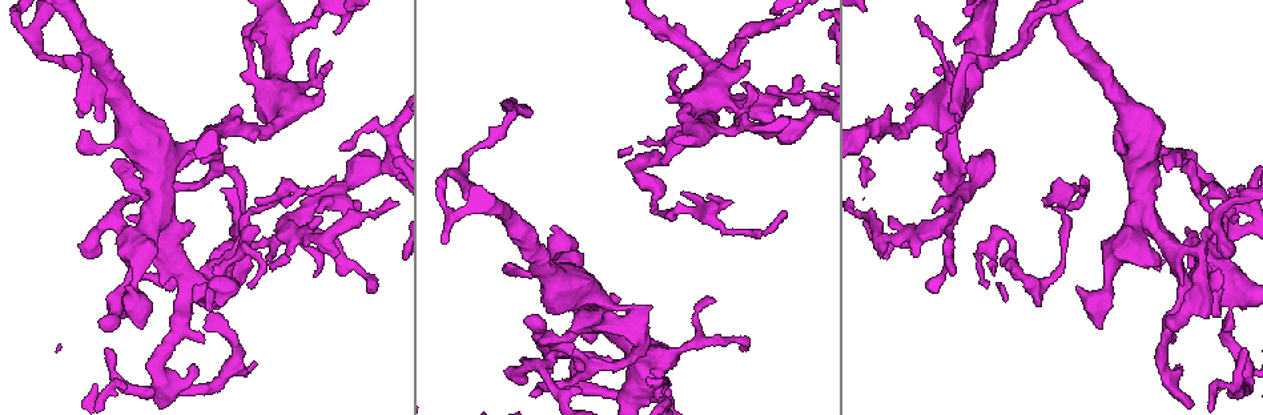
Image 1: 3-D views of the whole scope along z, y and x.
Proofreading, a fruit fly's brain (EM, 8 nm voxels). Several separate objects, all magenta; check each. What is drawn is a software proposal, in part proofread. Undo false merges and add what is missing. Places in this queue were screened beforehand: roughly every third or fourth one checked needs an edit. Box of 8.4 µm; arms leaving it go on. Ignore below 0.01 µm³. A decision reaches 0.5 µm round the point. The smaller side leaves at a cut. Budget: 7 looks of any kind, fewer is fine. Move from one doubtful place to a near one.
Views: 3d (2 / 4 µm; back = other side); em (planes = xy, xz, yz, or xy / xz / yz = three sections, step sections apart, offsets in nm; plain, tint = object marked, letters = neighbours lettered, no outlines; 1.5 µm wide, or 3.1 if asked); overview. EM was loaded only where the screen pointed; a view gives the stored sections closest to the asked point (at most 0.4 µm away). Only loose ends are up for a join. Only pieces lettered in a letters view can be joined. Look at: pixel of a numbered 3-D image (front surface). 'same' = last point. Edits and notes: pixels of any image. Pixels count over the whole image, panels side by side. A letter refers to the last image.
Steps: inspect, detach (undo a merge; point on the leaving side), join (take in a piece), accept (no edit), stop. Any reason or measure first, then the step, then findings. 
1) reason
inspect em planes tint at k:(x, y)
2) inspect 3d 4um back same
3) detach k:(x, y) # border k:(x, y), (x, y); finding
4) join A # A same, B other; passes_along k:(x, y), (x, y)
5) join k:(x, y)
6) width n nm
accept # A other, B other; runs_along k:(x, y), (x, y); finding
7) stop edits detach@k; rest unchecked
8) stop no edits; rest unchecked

branch stops here
inspect em planes letters at 1:(81, 131)

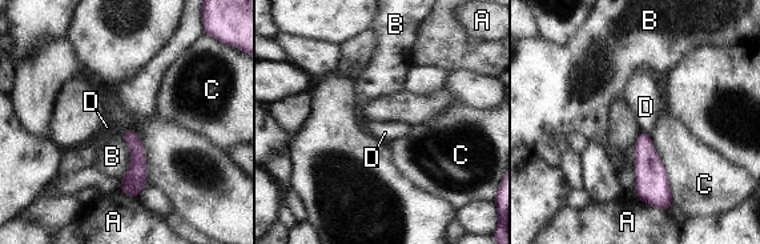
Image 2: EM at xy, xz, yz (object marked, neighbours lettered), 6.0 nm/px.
width 100 nm
accept # A other, B other, C other, D other; none of them fits

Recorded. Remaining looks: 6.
inspect em planes letters at 1:(125, 386)

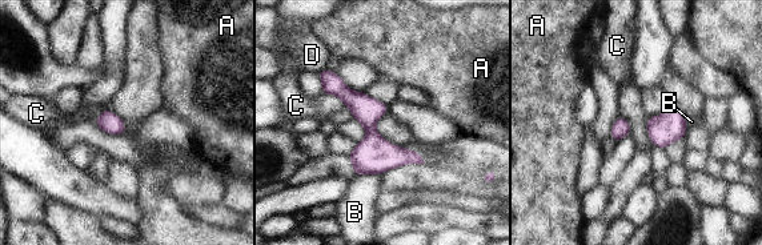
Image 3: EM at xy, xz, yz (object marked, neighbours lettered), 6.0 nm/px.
accept # A other, B other, C other, D other; border 3:(324, 92), (336, 95), (344, 105); all the same neuron

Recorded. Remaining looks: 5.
end of a long branch
inspect em xy step 8 letters at 1:(102, 119)

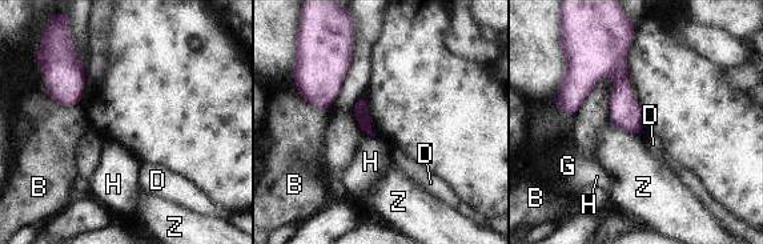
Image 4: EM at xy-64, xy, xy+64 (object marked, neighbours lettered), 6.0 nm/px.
accept # B other, D other, G other, H other, Z other; border 4:(610, 123), (631, 134), (641, 132); no lettered piece goes on from it

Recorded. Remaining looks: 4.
stop no edits; rest unchecked

